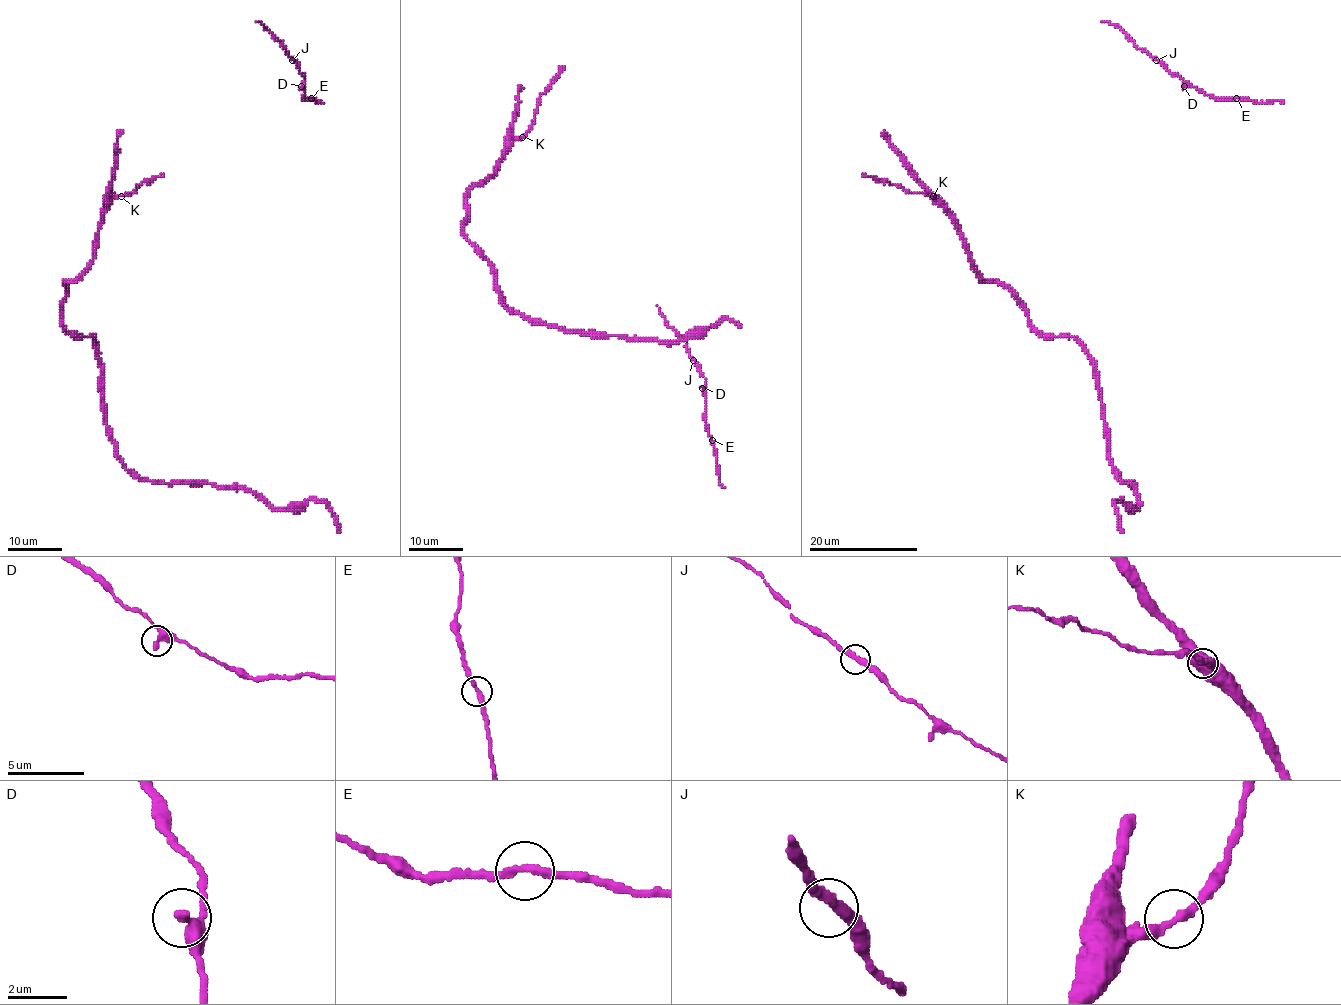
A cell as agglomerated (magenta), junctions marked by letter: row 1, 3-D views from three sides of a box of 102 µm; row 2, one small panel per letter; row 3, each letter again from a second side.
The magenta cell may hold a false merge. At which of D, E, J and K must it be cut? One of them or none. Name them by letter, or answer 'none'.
K

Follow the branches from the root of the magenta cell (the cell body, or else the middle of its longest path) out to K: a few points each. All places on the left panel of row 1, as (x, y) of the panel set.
K: (93, 254), (102, 214), (115, 197), (121, 196)

